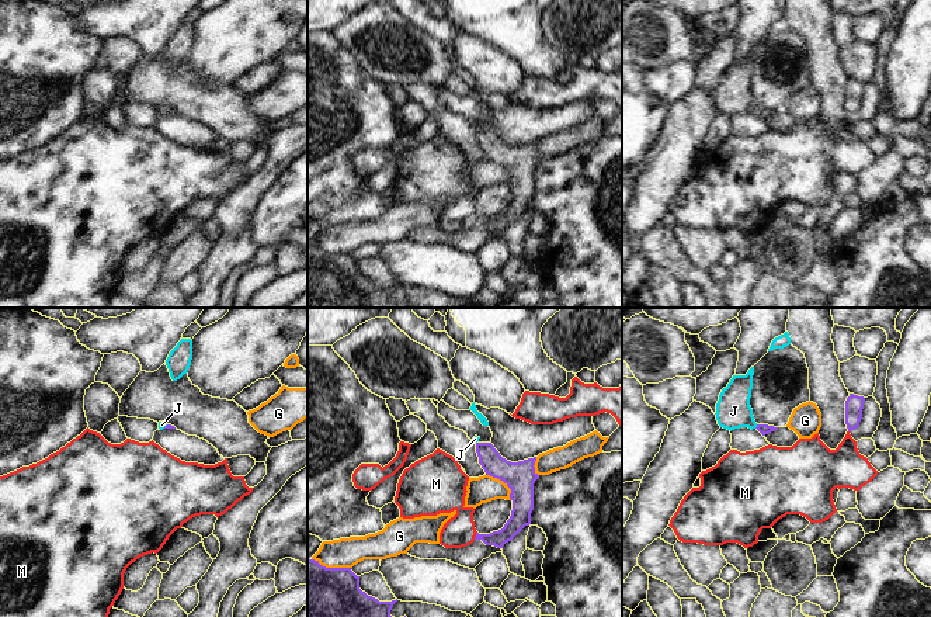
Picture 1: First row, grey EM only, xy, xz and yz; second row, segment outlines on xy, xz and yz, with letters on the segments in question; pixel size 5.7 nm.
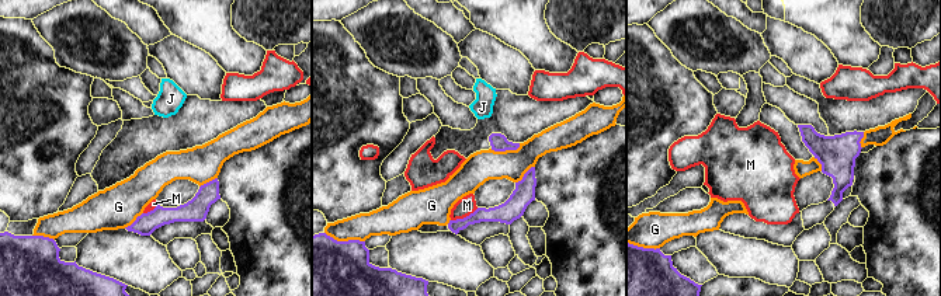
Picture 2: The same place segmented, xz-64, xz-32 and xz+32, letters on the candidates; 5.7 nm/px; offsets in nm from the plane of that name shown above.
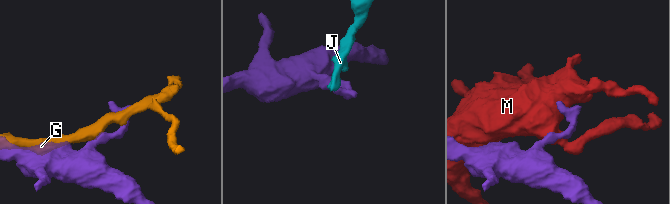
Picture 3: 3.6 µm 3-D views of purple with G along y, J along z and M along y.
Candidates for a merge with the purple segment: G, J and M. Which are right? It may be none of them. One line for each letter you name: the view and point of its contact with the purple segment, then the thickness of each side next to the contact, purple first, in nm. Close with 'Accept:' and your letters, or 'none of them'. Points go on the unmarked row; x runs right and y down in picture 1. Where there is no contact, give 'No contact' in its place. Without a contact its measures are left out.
J: Touches purple at yz (757, 111). Thickness 60 nm (purple) against 200 nm
Accept: J

